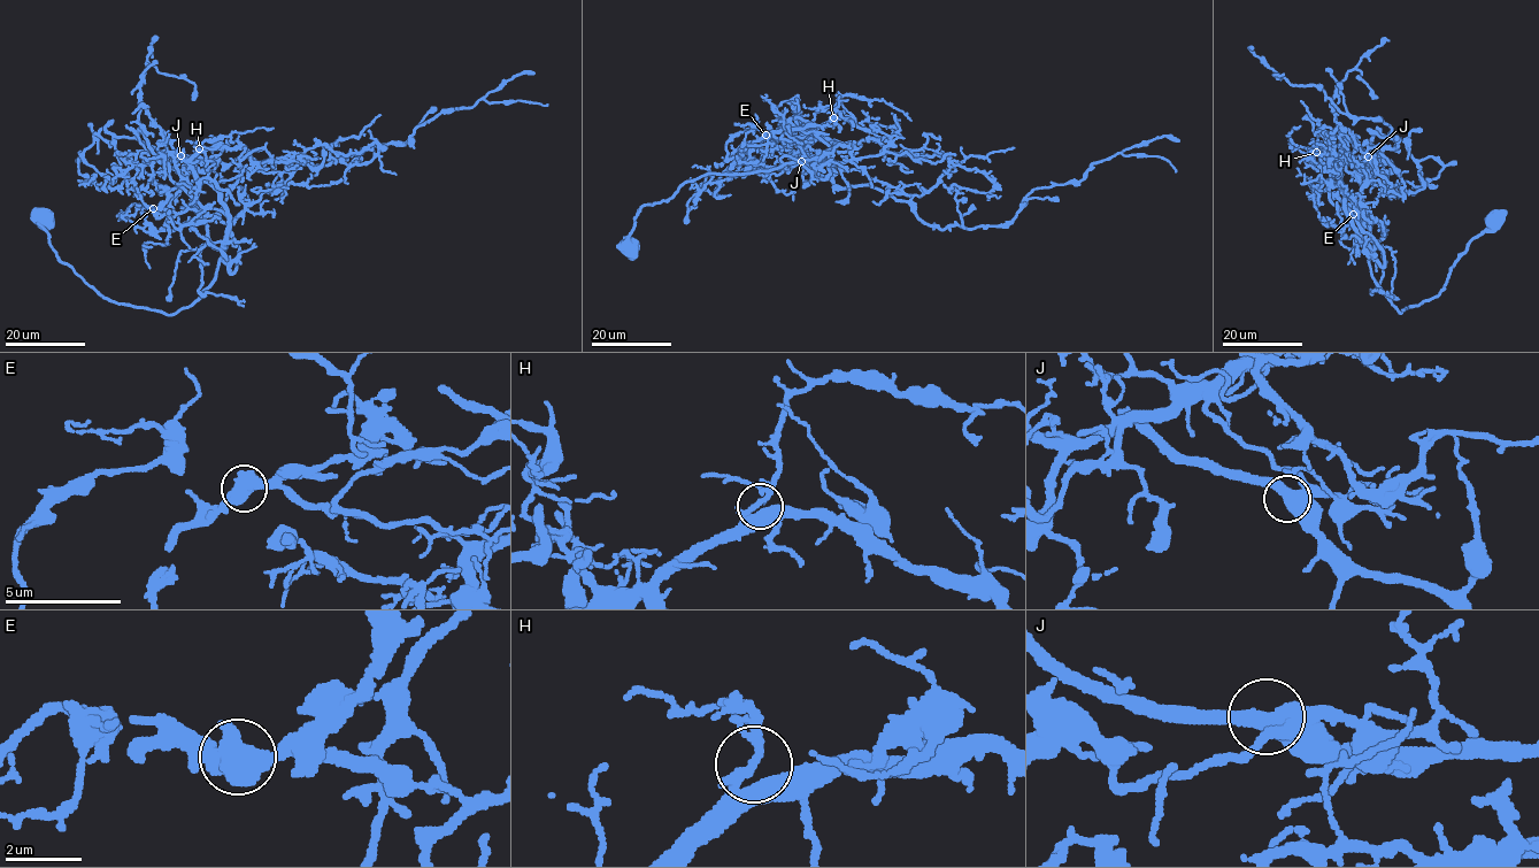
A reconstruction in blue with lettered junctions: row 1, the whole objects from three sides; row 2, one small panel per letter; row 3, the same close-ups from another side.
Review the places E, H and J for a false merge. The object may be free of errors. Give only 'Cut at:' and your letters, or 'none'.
Cut at: E

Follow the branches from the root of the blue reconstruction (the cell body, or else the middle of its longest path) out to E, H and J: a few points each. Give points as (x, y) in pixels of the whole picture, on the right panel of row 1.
E: (1494, 217), (1439, 293), (1401, 313), (1372, 276), (1357, 239), (1370, 238), (1368, 219), (1353, 204), (1353, 214)
H: (1494, 217), (1451, 267), (1439, 293), (1401, 313), (1371, 274), (1346, 210), (1339, 170), (1316, 152)
J: (1494, 217), (1451, 267), (1439, 293), (1398, 312), (1371, 274), (1340, 186), (1338, 162), (1356, 166), (1368, 156)

